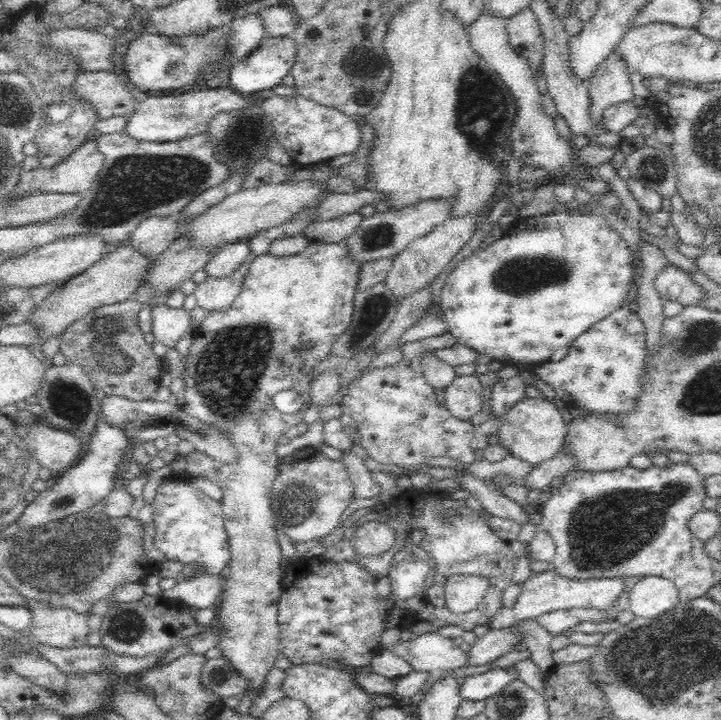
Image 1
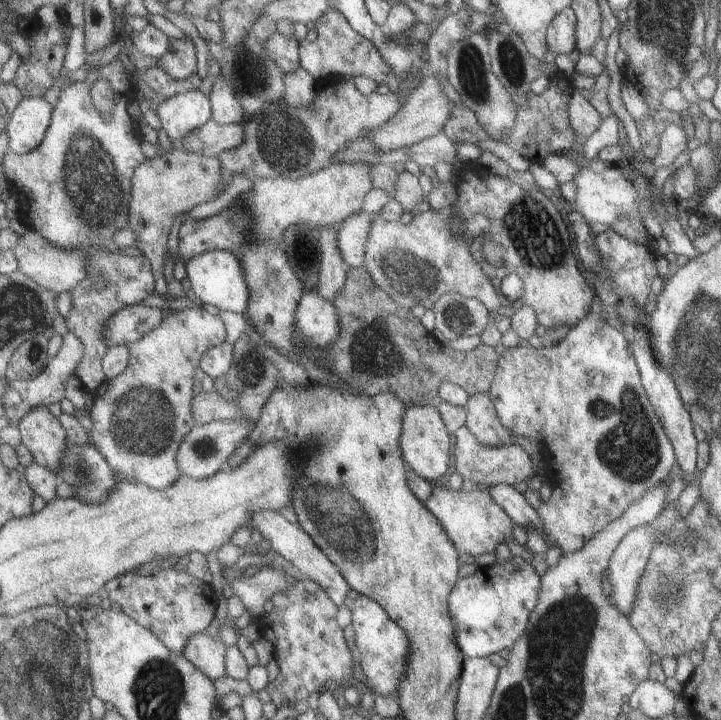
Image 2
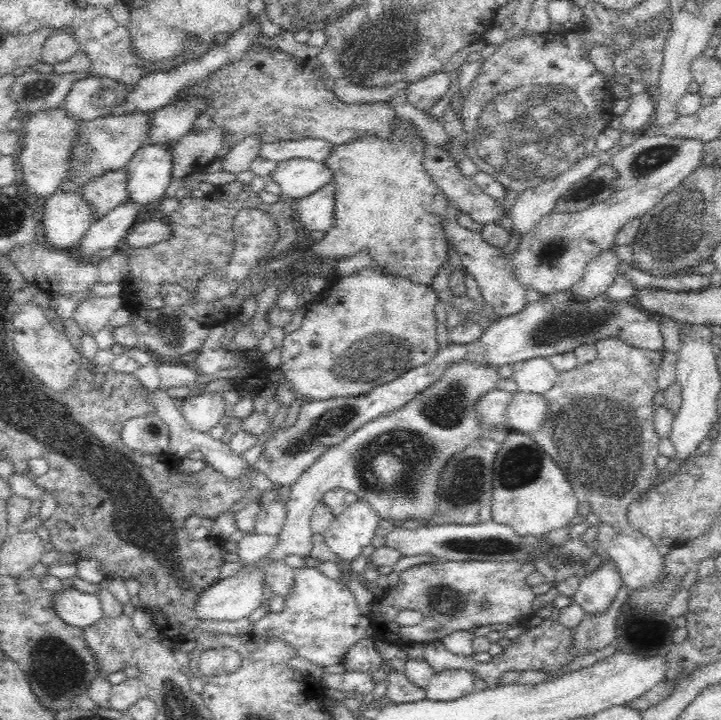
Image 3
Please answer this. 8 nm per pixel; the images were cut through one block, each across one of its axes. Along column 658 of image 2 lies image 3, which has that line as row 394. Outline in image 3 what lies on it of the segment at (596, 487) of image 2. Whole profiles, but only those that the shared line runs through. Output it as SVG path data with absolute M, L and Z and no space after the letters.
M460 360L456 364L448 364L448 368L442 372L440 380L426 388L424 392L416 394L414 400L410 400L404 408L398 408L396 412L378 416L364 424L362 428L354 430L346 440L340 444L330 447L320 456L304 474L296 485L291 485L289 502L287 503L287 516L284 529L277 535L279 544L273 552L262 561L255 563L252 567L244 567L233 578L221 579L208 587L195 602L194 610L198 621L212 620L214 622L234 622L249 618L250 614L261 605L265 584L264 568L274 562L283 560L288 555L298 555L299 557L310 557L313 549L311 542L312 532L310 520L316 507L323 501L324 494L337 490L338 488L352 492L358 496L359 500L366 500L381 520L392 520L393 522L404 522L404 520L414 520L416 523L430 522L438 510L438 484L440 484L440 472L444 465L456 453L463 451L469 444L475 443L482 436L487 436L494 426L487 426L483 422L483 416L477 413L477 402L479 398L494 389L498 380L498 368L487 364Z

